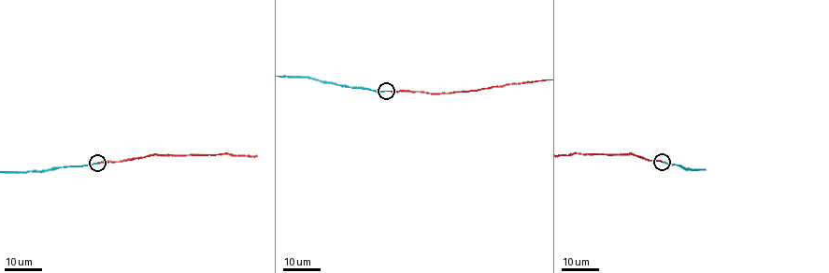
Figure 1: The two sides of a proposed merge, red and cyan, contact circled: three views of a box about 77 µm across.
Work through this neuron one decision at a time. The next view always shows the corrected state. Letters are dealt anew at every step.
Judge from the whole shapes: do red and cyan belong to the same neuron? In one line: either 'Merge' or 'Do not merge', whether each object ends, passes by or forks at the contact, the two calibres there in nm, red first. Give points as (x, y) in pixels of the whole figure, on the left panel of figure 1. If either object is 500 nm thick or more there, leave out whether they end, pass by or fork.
Merge. At the ring red ends. At the ring cyan ends. Thickness 180 nm (red) against 190 nm

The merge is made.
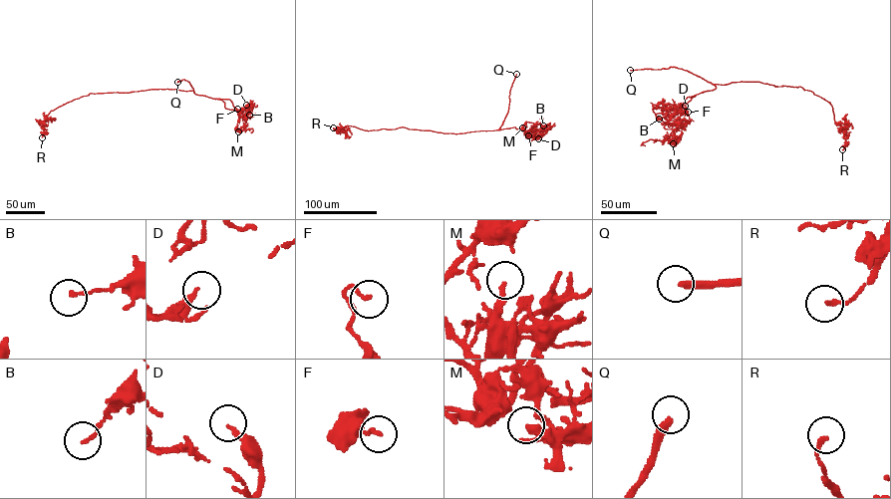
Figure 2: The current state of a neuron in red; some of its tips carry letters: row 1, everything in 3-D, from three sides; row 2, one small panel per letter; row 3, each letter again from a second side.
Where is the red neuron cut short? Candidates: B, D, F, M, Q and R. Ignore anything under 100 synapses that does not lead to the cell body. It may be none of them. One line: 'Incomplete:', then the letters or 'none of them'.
Incomplete: Q

